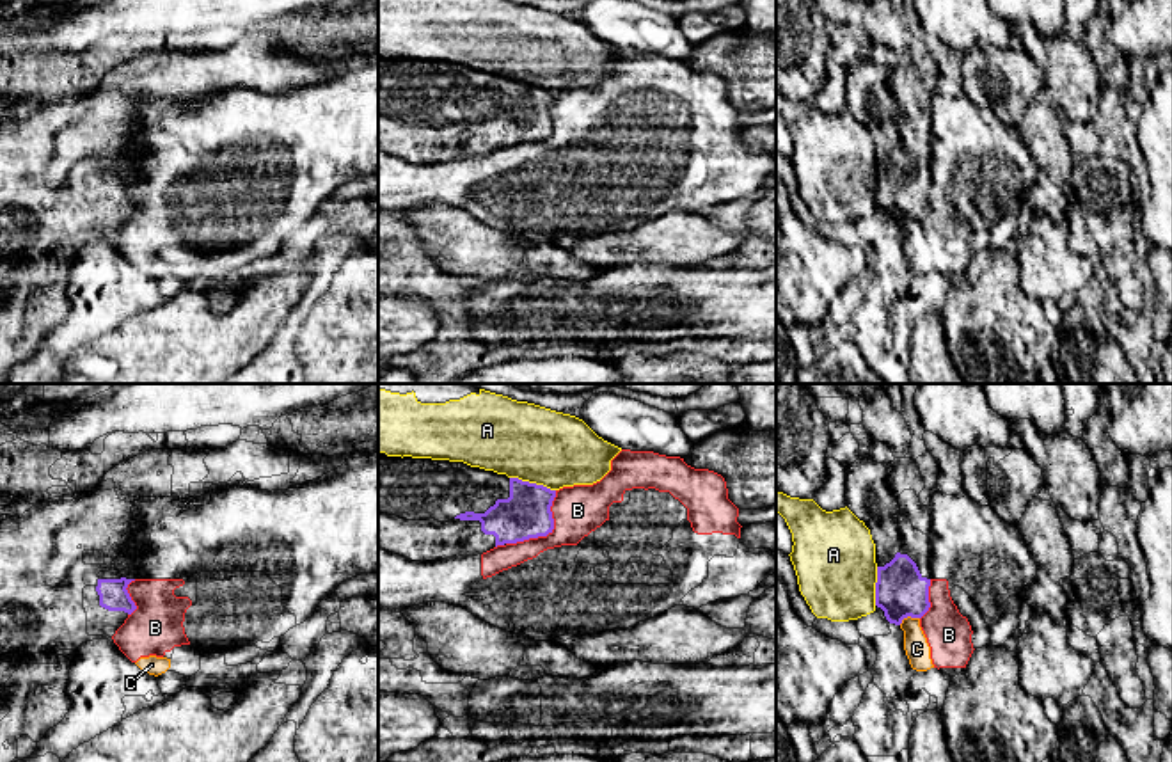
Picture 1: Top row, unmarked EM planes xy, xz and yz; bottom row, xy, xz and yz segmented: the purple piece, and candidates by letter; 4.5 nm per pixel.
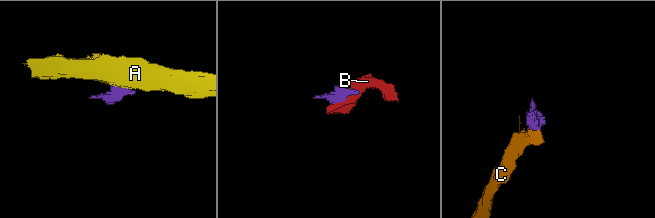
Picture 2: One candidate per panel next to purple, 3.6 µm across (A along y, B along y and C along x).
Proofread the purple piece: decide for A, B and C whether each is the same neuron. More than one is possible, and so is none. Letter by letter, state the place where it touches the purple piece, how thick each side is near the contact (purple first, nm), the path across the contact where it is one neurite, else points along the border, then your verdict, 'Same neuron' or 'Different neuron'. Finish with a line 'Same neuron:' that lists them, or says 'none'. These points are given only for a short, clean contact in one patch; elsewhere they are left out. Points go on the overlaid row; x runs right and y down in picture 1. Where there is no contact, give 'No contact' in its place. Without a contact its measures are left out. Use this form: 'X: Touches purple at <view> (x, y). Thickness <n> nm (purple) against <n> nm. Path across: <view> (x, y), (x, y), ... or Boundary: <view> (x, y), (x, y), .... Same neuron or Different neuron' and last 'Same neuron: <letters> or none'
A: Touches purple at xz (533, 484). Thickness 220 nm (purple) against 340 nm. Boundary: xz (510, 476), (542, 484), (554, 491). Different neuron
B: Touches purple at xz (547, 533). Thickness 220 nm (purple) against 220 nm. Boundary: xz (556, 491), (551, 501), (553, 528), (546, 535), (506, 544). Different neuron
C: Touches purple at yz (908, 615). Thickness 240 nm (purple) against 110 nm. Boundary: yz (918, 617), (906, 617), (899, 624). Different neuron
Same neuron: none

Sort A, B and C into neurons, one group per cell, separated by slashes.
A / B C

